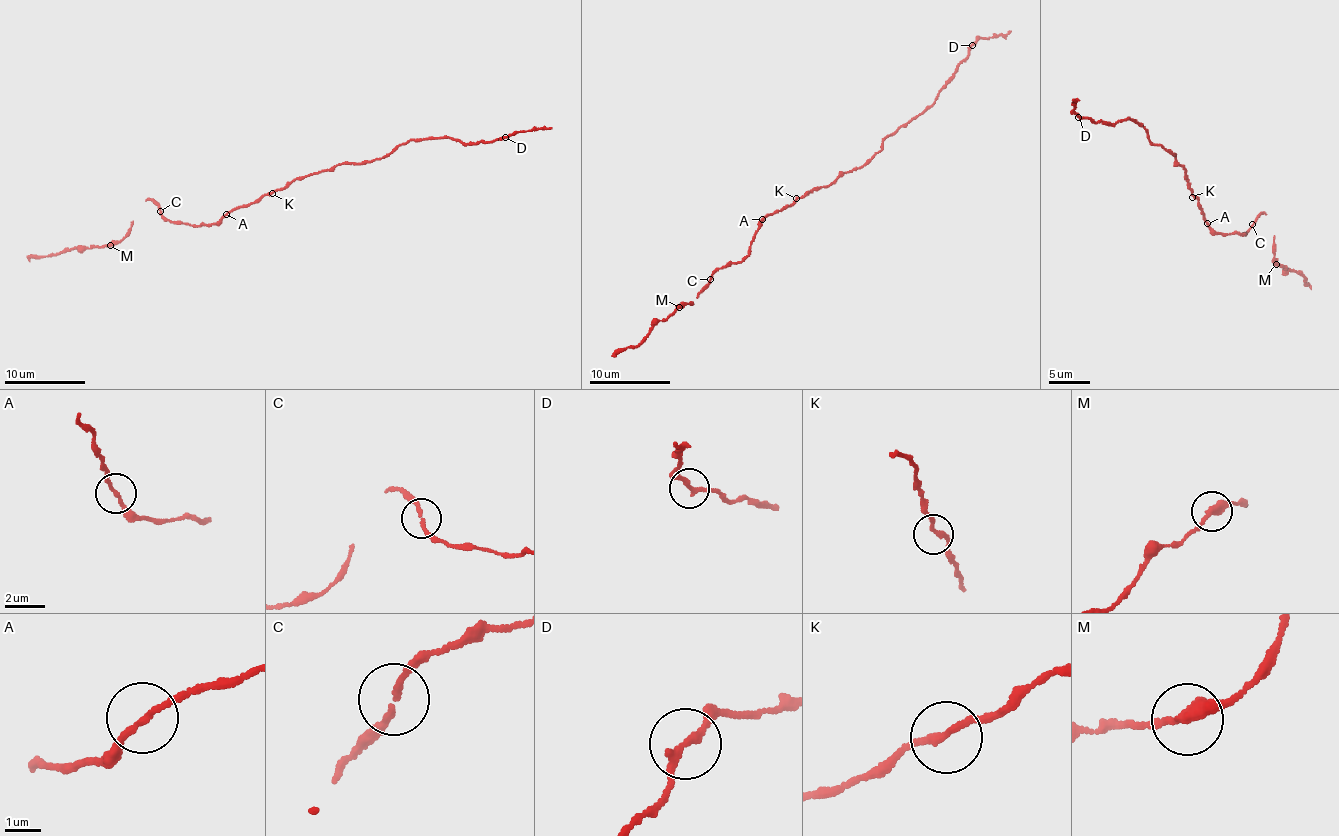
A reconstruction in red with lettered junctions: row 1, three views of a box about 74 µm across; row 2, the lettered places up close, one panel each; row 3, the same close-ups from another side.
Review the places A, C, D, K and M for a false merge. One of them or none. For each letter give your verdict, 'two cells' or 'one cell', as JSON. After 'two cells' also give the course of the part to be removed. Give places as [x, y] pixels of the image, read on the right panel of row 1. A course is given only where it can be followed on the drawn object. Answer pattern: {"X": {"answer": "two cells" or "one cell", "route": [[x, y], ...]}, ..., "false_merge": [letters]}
{"A": {"answer": "one cell"}, "C": {"answer": "one cell"}, "D": {"answer": "one cell"}, "K": {"answer": "one cell"}, "M": {"answer": "one cell"}, "false_merge": []}

